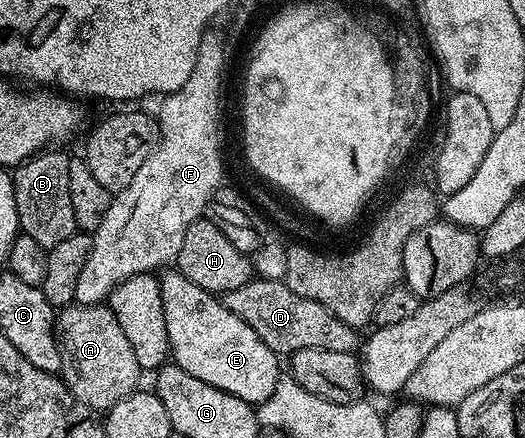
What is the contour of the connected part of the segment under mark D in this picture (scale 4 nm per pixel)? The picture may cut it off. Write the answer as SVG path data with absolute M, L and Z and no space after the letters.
M252 277L247 283L222 296L223 304L241 321L245 321L276 353L290 353L302 347L325 347L338 351L354 352L360 346L361 335L325 305L309 297L301 297L287 287L286 282L277 279Z

